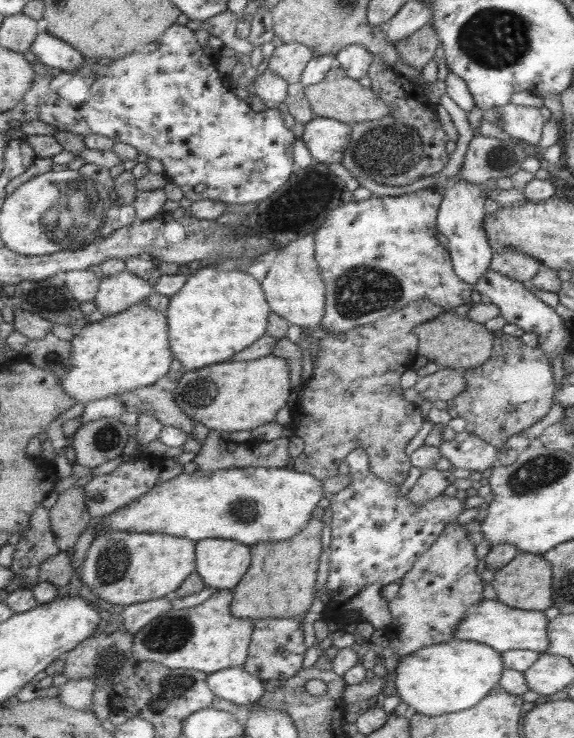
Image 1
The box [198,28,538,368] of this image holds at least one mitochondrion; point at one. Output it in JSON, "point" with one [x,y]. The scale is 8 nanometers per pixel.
{"point":[393,150]}

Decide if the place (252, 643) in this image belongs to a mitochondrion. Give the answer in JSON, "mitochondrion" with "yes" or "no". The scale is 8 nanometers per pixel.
{"mitochondrion":"no"}

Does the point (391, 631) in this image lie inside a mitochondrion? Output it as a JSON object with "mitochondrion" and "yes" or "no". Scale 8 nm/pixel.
{"mitochondrion":"no"}

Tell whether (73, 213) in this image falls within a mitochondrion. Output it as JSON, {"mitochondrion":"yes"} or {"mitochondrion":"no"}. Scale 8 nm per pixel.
{"mitochondrion":"yes"}

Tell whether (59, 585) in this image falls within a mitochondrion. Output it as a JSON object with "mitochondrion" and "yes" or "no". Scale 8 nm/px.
{"mitochondrion":"no"}

